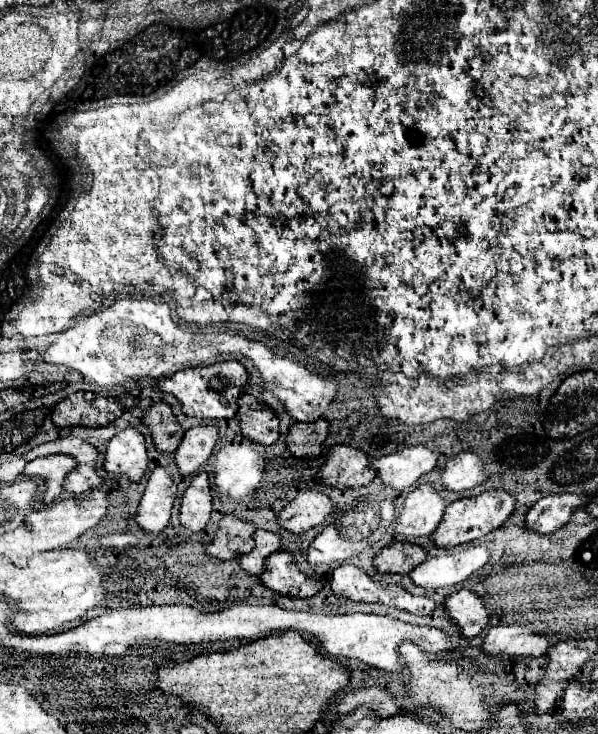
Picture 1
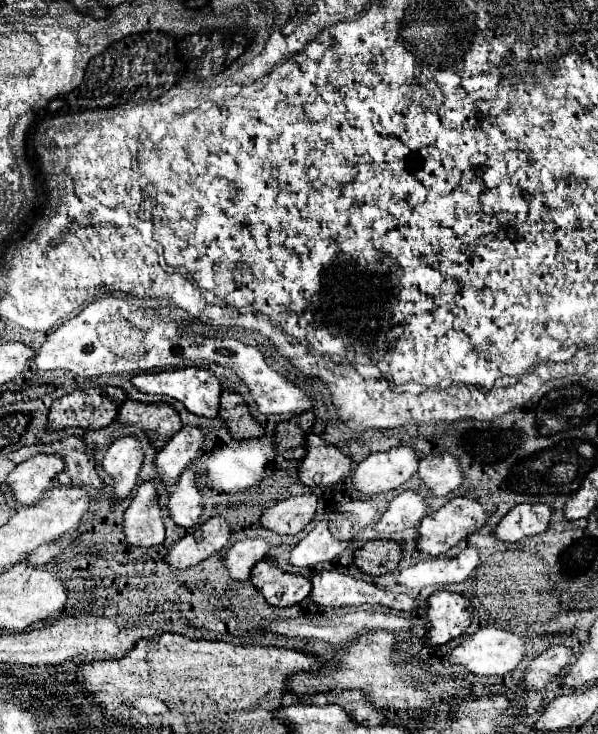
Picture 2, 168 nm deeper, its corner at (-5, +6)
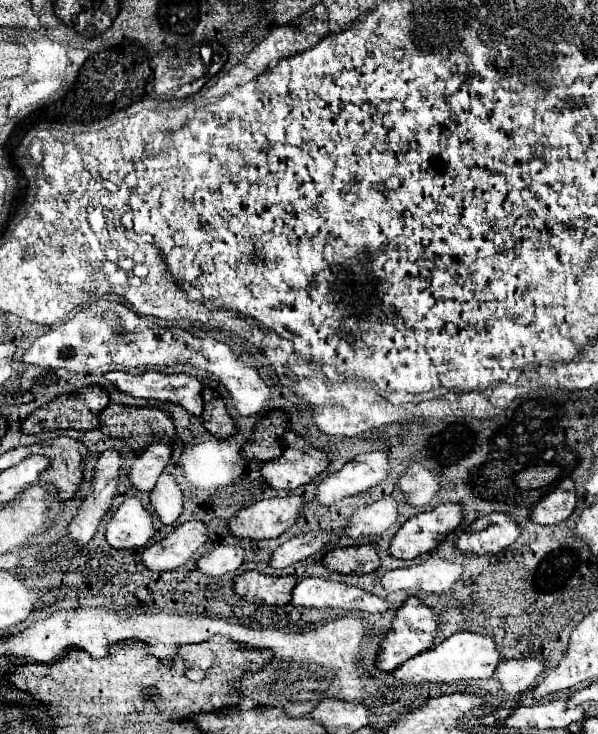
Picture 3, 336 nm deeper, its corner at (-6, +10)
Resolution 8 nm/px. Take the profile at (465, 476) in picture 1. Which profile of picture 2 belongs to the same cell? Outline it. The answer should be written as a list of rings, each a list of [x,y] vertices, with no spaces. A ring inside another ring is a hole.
[[[449,454],[423,458],[419,462],[417,474],[419,474],[421,482],[429,488],[429,492],[435,496],[445,496],[445,494],[453,492],[455,488],[459,488],[459,482],[463,480],[459,464]]]

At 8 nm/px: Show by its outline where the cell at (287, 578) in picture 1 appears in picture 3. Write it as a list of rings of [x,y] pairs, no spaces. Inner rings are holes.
[[[248,570],[234,578],[234,590],[252,604],[284,606],[292,602],[292,586],[296,586],[294,576],[266,576],[258,570]]]

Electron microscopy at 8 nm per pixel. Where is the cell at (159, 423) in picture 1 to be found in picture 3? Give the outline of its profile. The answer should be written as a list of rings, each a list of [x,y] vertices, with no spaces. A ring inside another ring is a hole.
[[[108,404],[100,412],[98,430],[110,438],[124,438],[136,450],[136,456],[152,442],[176,436],[172,416],[154,406]]]

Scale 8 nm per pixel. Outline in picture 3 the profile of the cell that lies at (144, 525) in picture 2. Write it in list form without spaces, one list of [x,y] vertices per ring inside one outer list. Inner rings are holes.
[[[128,496],[108,522],[106,540],[112,548],[142,548],[156,536],[152,514],[138,496]]]

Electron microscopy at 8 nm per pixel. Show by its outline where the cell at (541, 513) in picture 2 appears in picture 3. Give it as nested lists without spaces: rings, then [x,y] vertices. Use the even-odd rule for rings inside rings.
[[[486,514],[460,534],[456,546],[466,554],[496,554],[504,546],[516,542],[520,532],[520,522],[516,522],[510,514]]]

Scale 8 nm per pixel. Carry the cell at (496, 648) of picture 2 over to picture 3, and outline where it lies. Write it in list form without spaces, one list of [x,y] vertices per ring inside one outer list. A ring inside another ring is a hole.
[[[462,630],[446,638],[440,646],[434,646],[428,652],[422,652],[420,656],[408,660],[400,668],[396,668],[392,674],[406,682],[454,682],[454,680],[474,680],[474,678],[492,678],[496,666],[500,664],[500,650],[496,646],[496,640],[486,634]]]

